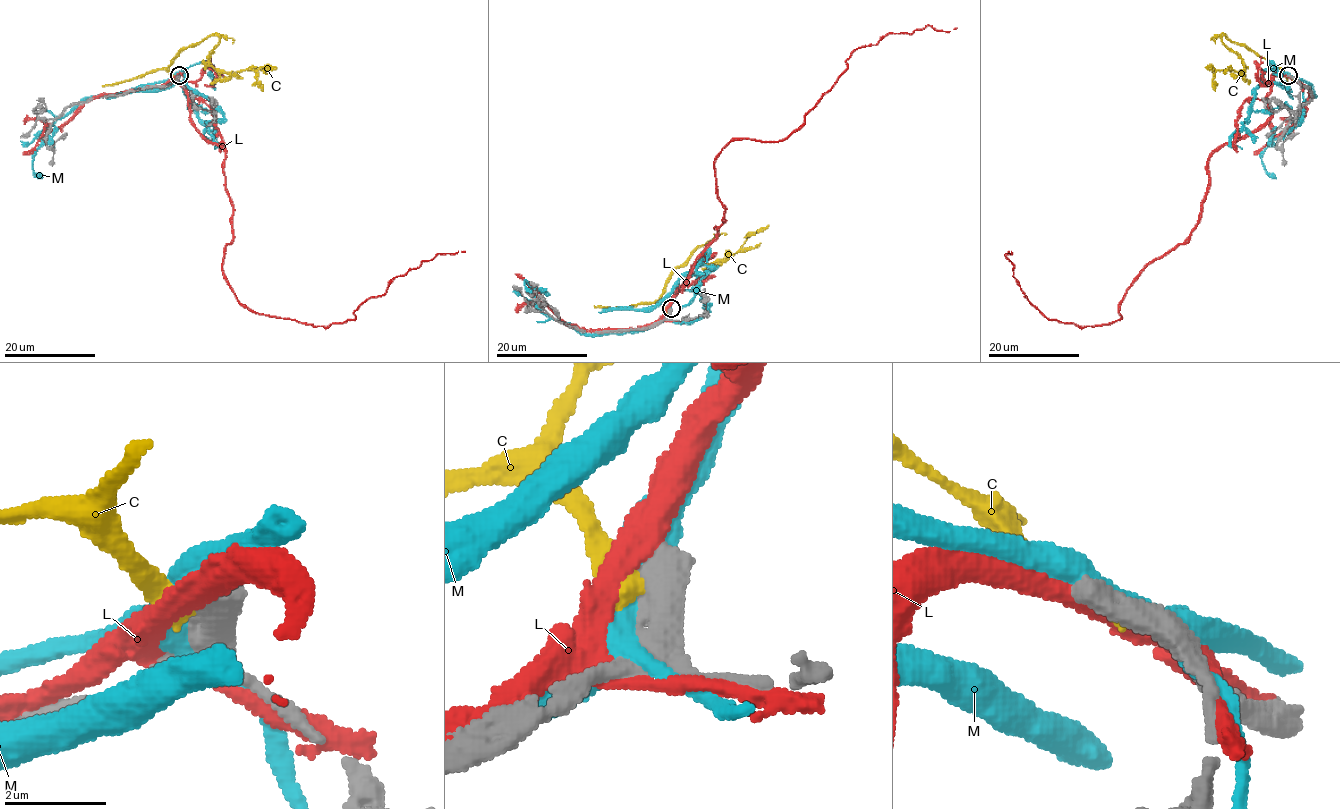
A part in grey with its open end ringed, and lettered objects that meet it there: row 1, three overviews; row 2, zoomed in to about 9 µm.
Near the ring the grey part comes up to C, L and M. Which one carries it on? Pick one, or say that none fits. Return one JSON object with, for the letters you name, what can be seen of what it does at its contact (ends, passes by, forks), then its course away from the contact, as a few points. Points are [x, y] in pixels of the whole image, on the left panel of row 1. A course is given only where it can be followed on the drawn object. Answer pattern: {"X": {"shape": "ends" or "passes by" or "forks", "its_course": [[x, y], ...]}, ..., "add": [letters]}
{"add": []}

